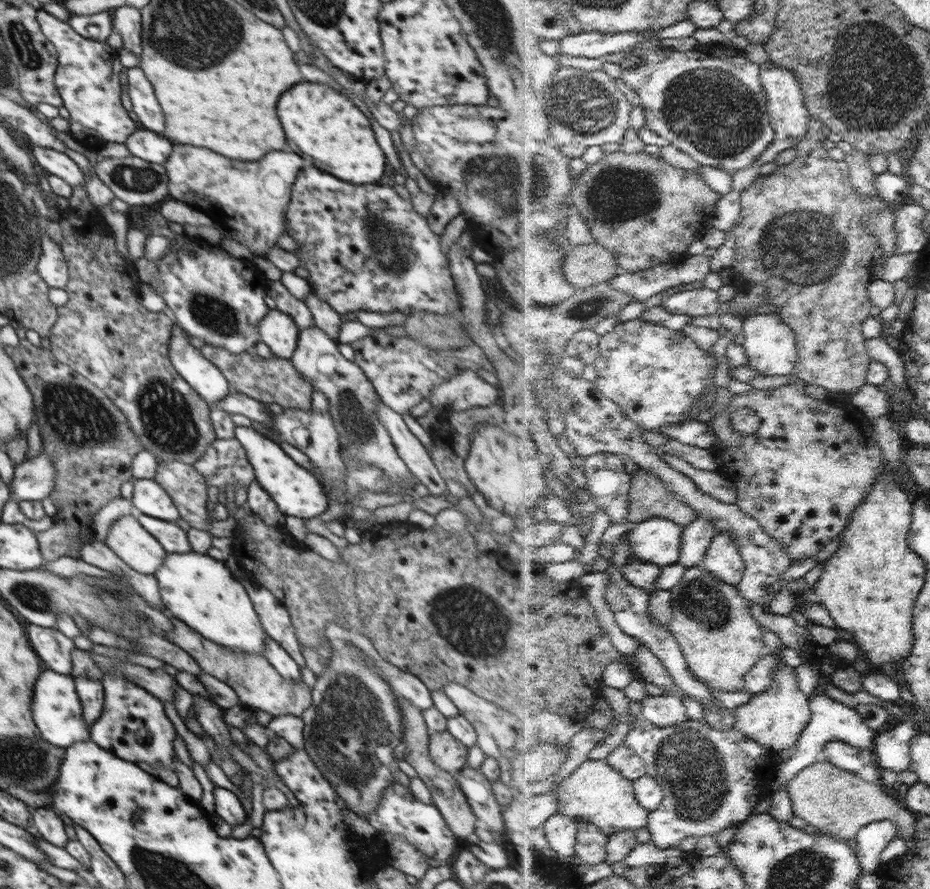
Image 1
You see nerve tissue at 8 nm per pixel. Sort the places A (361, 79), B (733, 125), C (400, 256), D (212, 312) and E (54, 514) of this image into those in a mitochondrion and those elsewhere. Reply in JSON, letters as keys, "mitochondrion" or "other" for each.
{"A":"other","B":"mitochondrion","C":"mitochondrion","D":"mitochondrion","E":"other"}

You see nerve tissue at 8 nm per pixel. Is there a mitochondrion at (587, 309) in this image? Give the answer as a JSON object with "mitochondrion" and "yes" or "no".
{"mitochondrion":"yes"}

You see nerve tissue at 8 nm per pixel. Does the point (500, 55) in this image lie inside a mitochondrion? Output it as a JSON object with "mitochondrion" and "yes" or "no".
{"mitochondrion":"yes"}

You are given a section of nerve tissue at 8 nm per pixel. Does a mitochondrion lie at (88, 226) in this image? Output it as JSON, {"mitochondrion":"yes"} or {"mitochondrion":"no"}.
{"mitochondrion":"no"}

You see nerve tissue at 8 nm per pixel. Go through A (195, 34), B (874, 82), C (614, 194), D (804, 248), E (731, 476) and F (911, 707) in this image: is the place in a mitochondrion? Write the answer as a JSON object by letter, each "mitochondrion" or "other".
{"A":"mitochondrion","B":"mitochondrion","C":"mitochondrion","D":"mitochondrion","E":"other","F":"other"}

